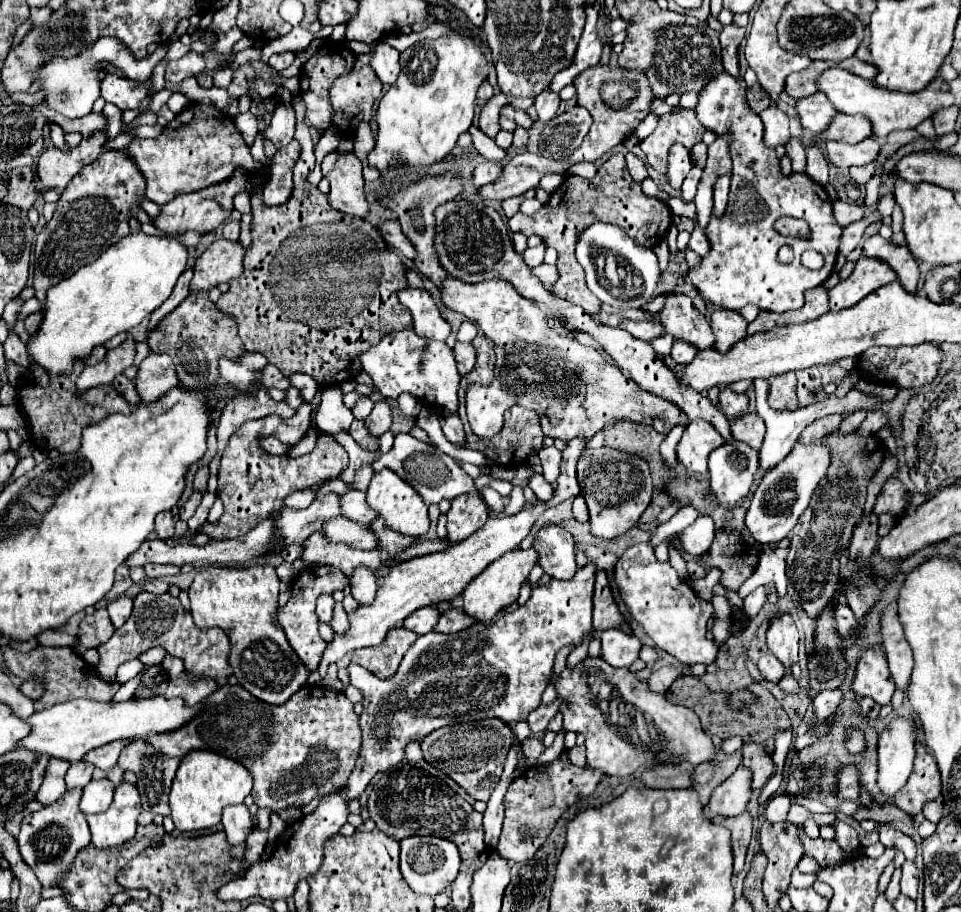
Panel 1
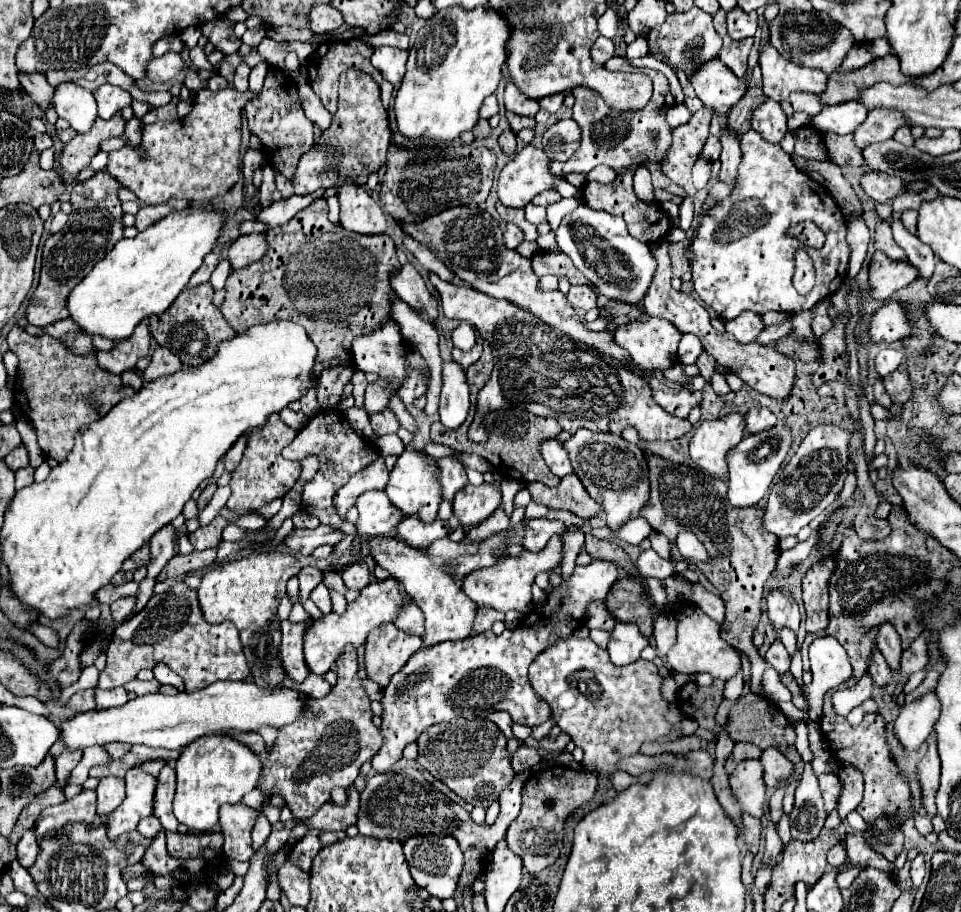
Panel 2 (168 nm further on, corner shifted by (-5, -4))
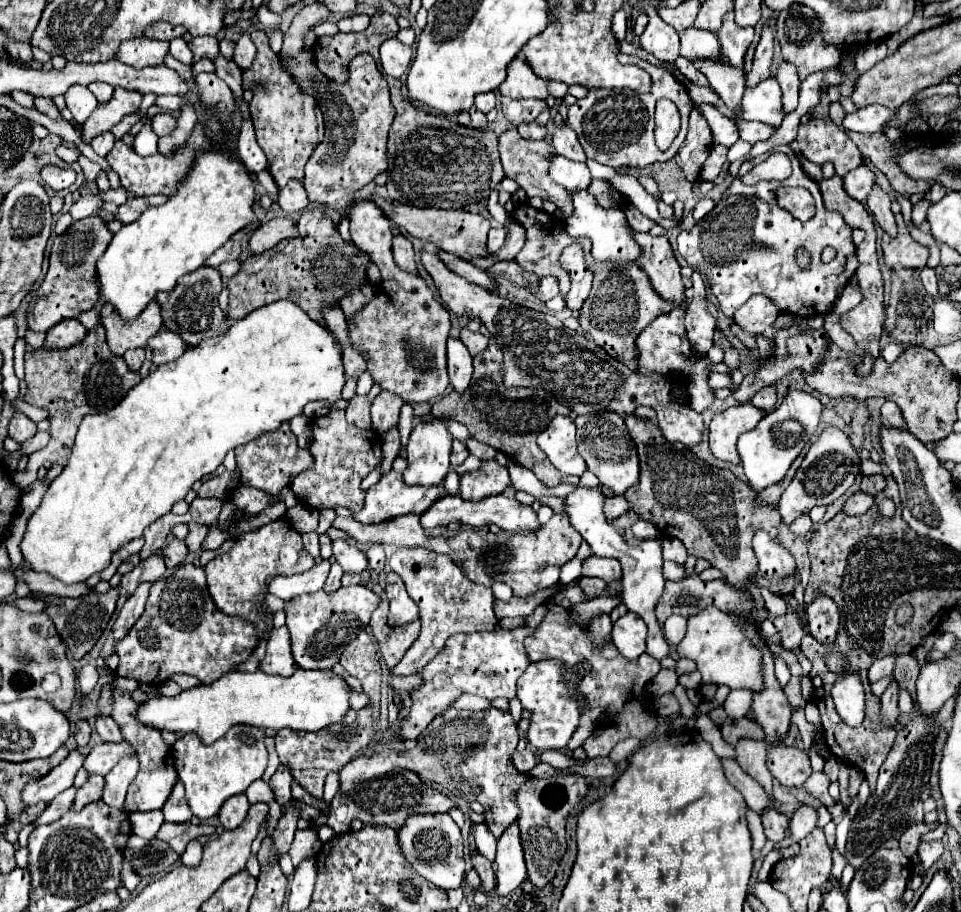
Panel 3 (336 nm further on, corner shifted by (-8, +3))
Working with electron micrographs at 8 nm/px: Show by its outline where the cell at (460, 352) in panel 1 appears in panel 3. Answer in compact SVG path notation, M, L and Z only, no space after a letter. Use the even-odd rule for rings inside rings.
M463 329L461 331L461 343L469 349L469 353L475 357L475 355L479 355L485 347L487 347L487 337L483 335L483 333L473 333L473 331L469 331L469 329Z

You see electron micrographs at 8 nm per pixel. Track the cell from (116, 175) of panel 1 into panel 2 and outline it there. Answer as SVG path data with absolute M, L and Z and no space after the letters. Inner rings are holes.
M96 172L92 178L72 188L70 192L72 212L68 216L68 224L58 234L52 234L44 244L40 284L34 290L26 308L28 324L46 326L46 324L68 318L70 316L66 308L68 294L94 268L94 264L108 254L108 242L112 250L114 244L122 238L124 226L122 226L122 208L118 200L118 188L120 188L118 180L114 180L108 172Z

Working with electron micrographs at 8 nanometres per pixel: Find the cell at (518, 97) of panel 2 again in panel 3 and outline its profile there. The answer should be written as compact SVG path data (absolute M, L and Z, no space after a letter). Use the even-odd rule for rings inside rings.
M517 55L507 67L507 79L499 91L511 99L547 99L547 81L541 81L527 61Z

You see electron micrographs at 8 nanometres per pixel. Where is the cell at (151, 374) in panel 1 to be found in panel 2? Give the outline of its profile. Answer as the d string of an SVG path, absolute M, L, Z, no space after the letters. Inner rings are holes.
M158 346L158 348L154 350L154 354L150 356L148 368L144 370L144 380L146 380L146 382L152 382L152 380L156 380L156 378L160 378L160 376L174 374L174 372L178 372L180 368L182 368L180 358L178 358L176 354L172 354L168 348Z

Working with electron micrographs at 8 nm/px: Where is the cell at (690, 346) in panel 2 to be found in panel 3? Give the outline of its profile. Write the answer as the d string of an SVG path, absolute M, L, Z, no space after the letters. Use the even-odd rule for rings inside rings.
M693 271L691 275L693 279L693 289L695 289L695 295L689 303L689 309L687 309L687 315L685 315L685 329L687 329L687 337L693 345L693 349L699 353L699 355L707 355L707 351L713 347L713 333L715 333L715 319L705 311L705 281L703 277Z

